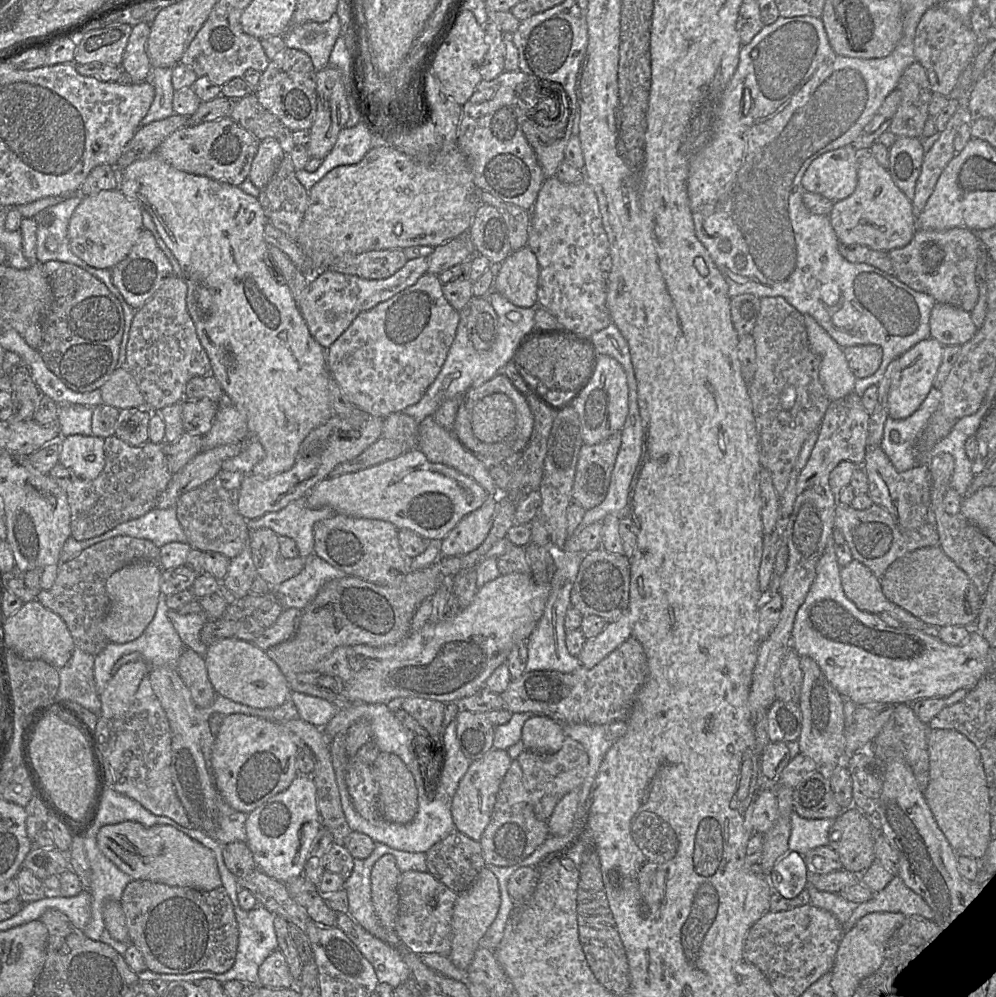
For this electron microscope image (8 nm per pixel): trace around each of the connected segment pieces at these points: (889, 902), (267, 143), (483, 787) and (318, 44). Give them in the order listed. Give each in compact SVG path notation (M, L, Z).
M899 876L867 902L858 904L850 919L843 925L844 932L852 929L864 916L877 912L902 913L905 917L921 916L933 921L935 914L924 899L908 888Z
M265 138L259 141L248 175L250 181L259 190L267 186L284 155L285 152L276 138Z
M494 748L471 763L459 783L452 802L452 817L458 831L475 841L480 841L491 820L502 780L511 764L512 759L507 750Z
M335 12L328 21L323 23L308 21L300 26L292 26L290 21L288 29L282 36L287 48L305 52L311 58L315 70L320 71L329 65L331 51L340 36L340 20Z

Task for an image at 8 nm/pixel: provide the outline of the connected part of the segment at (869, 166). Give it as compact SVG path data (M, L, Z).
M858 150L857 175L858 181L855 191L849 197L834 202L828 216L839 243L845 245L860 244L871 250L886 252L909 244L918 230L912 202L896 186L888 170L878 163L871 150Z

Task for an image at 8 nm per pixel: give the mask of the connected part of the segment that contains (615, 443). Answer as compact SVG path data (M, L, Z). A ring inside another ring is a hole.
M616 432L604 441L587 445L583 444L578 462L572 488L572 501L581 505L585 510L590 510L603 502L611 480L611 473L621 446L621 432Z

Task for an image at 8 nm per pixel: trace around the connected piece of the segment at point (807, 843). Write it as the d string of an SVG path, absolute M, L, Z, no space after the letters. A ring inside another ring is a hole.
M796 812L791 814L789 850L805 856L810 850L828 845L833 819L805 819Z

